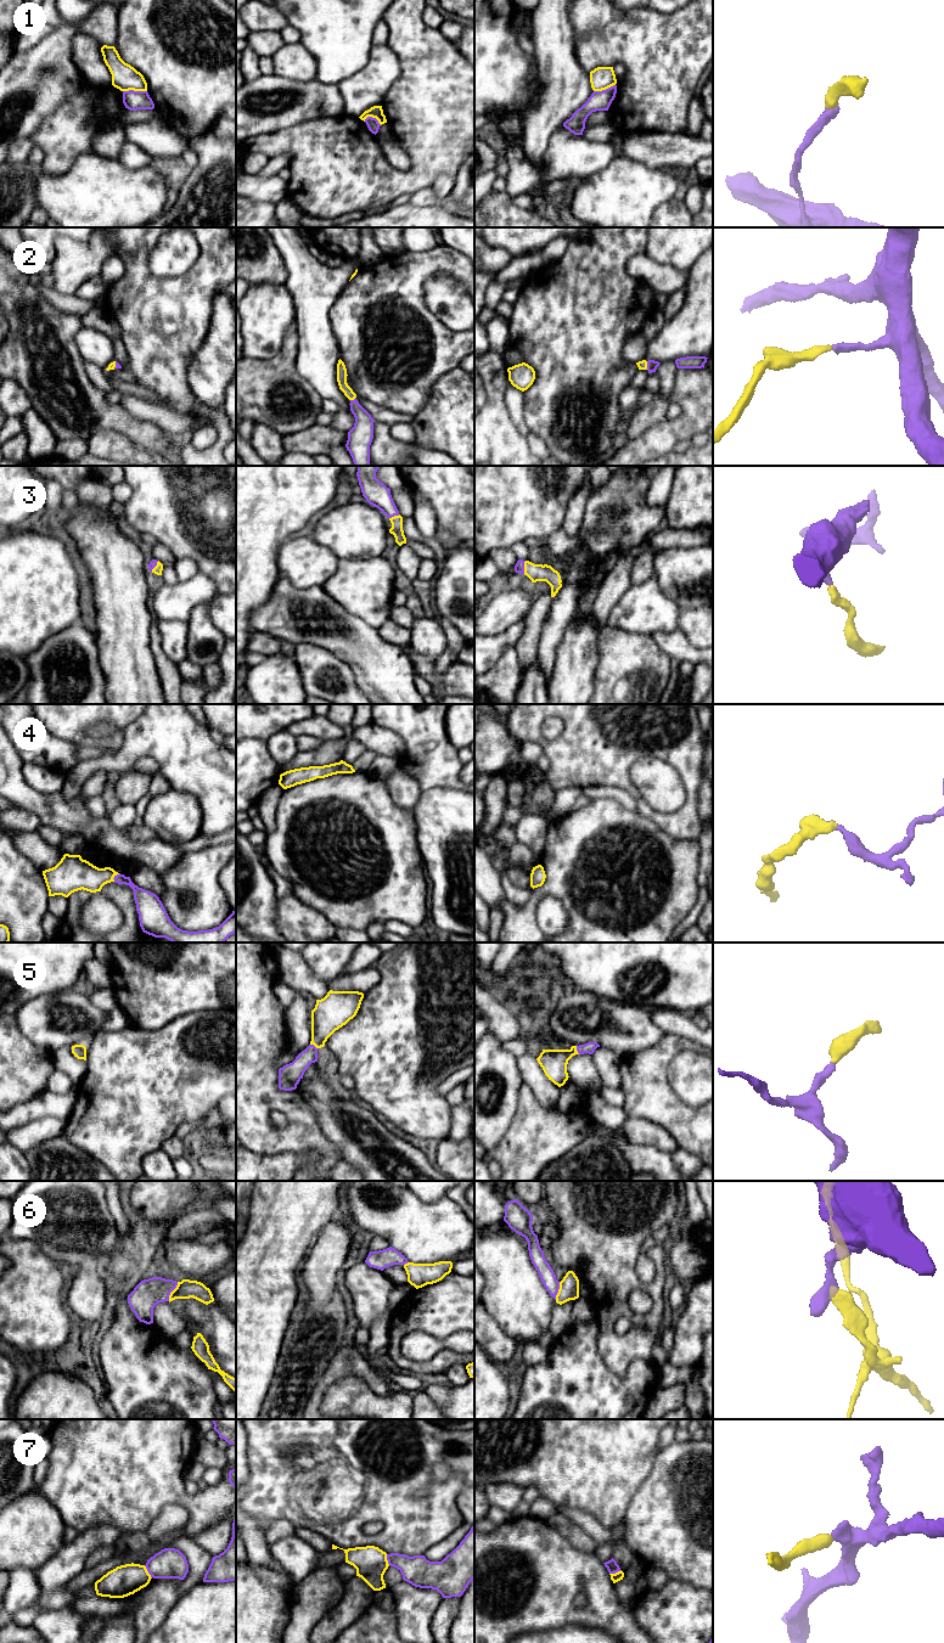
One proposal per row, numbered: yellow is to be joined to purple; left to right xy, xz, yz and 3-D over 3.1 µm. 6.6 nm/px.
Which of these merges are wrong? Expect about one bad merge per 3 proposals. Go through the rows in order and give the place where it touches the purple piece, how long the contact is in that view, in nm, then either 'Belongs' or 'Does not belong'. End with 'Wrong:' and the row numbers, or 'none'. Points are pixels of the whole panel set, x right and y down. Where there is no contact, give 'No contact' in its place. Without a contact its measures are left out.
1: Touches purple at xy (133, 90). Shared border 160 nm. Does not belong
2: Touches purple at xz (352, 400). Shared border 40 nm. Belongs
3: Touches purple at yz (523, 567). Shared border 90 nm. Belongs
4: Touches purple at xy (114, 877). Shared border 70 nm. Belongs
5: Touches purple at xz (313, 1045). Shared border 70 nm. Belongs
6: Touches purple at xy (172, 1290). Shared border 140 nm. Does not belong
7: Touches purple at xy (147, 1570). Shared border 100 nm. Does not belong
Wrong: 1, 6, 7

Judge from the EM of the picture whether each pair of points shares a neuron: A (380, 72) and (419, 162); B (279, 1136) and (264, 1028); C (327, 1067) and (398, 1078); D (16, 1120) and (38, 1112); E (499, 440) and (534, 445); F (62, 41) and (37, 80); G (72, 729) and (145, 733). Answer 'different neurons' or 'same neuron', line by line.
A: different neurons
B: same neuron
C: different neurons
D: same neuron
E: different neurons
F: same neuron
G: different neurons

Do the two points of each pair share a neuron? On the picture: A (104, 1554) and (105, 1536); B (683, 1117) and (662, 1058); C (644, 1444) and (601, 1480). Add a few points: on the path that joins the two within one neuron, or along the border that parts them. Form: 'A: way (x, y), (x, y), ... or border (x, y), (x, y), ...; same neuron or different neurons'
A: border (113, 1546), (96, 1547), (86, 1557), (84, 1565); different neurons
B: way (668, 1102), (659, 1093), (659, 1073); same neuron
C: way (633, 1449), (612, 1469); same neuron

